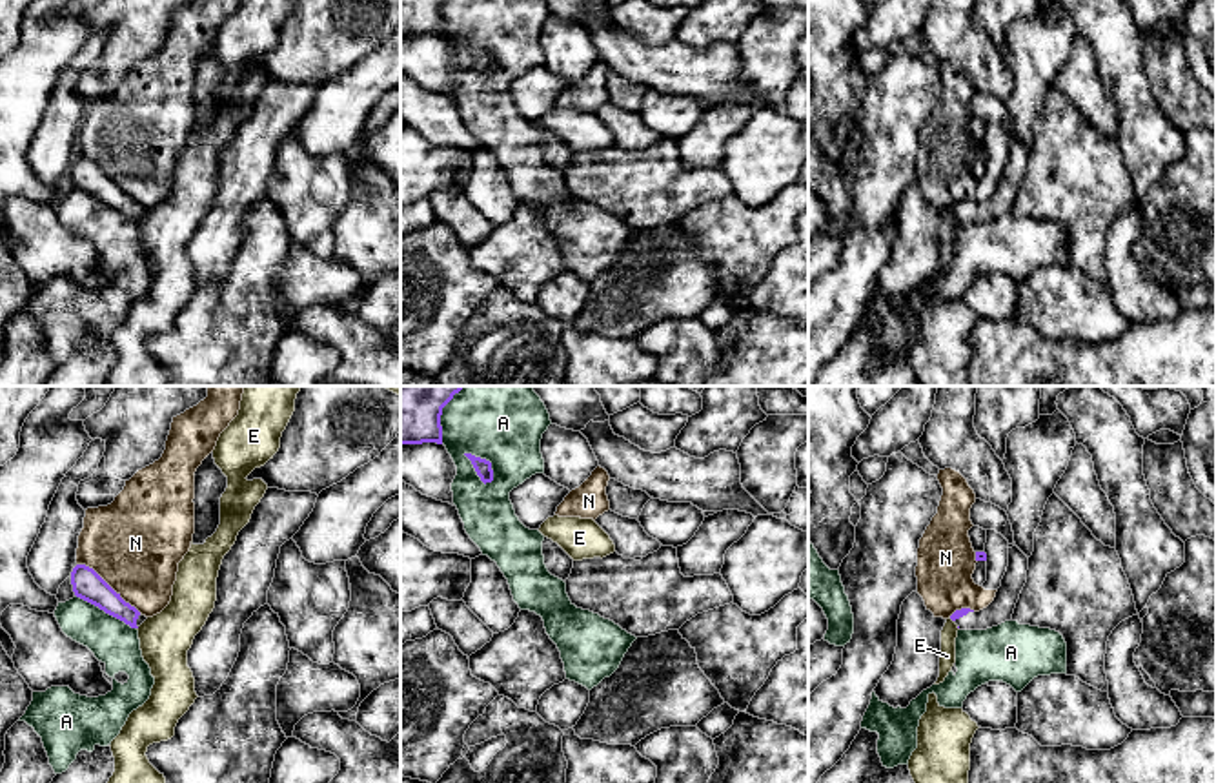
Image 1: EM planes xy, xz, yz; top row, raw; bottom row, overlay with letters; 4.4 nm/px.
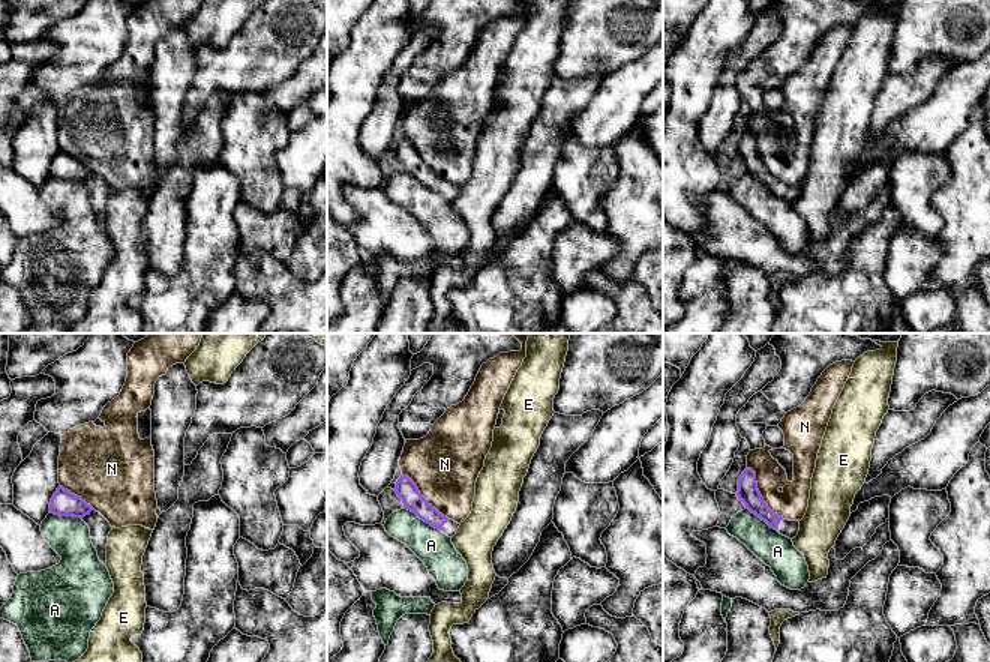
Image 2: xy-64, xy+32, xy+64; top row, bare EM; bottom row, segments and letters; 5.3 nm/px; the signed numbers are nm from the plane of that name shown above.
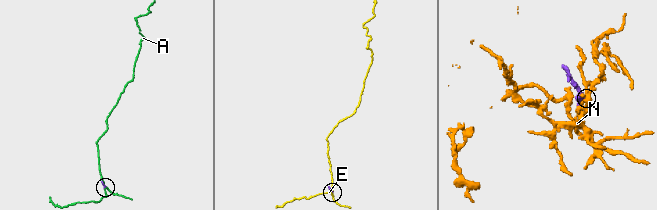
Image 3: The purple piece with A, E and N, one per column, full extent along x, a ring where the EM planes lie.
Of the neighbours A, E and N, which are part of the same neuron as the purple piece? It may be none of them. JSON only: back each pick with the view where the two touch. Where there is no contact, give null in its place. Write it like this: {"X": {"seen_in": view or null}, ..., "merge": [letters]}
{"merge": []}

